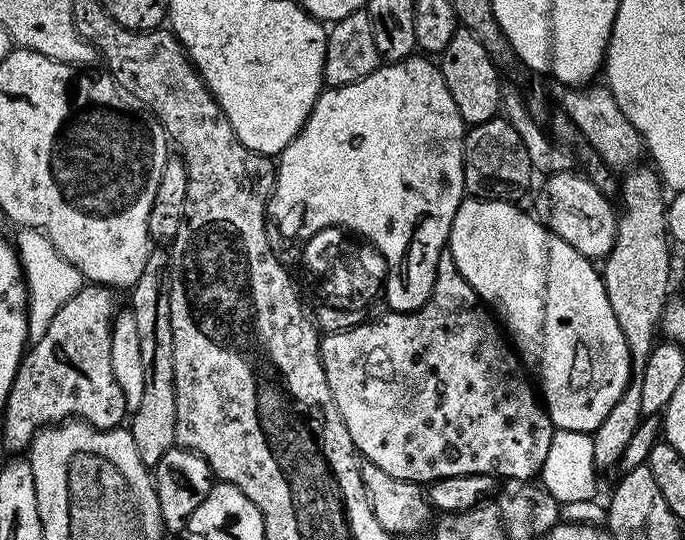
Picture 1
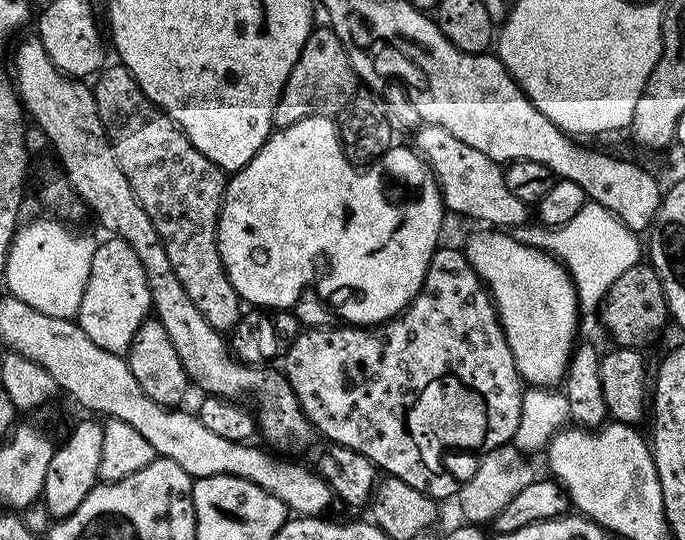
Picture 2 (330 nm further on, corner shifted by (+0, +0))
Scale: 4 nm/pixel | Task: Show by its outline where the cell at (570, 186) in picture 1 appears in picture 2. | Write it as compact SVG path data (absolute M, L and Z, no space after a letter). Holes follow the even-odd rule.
M421 123L419 127L414 147L432 167L432 173L440 184L445 209L449 213L457 212L460 216L481 220L484 223L481 225L495 226L500 230L513 230L529 223L530 206L522 202L522 198L514 198L514 194L510 194L501 165L486 158L486 154L474 150L474 146L466 146L466 142L442 130L442 126Z

